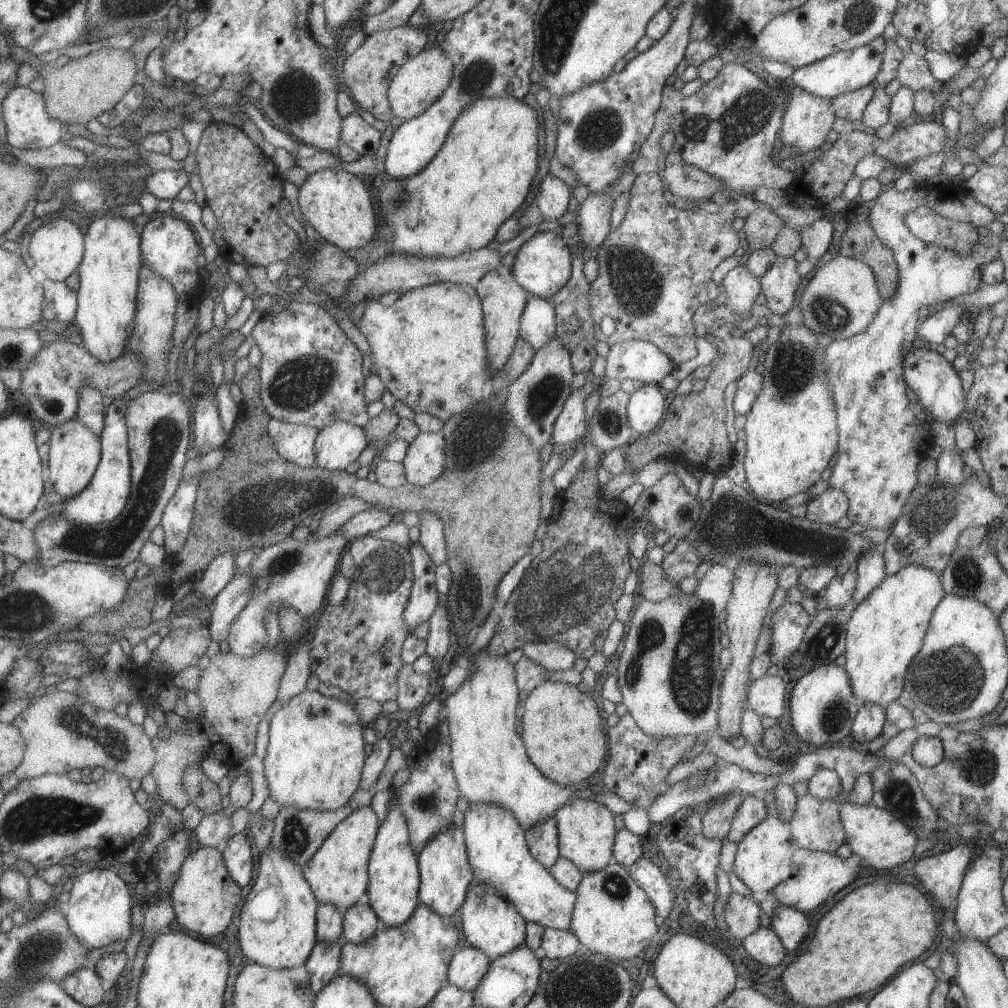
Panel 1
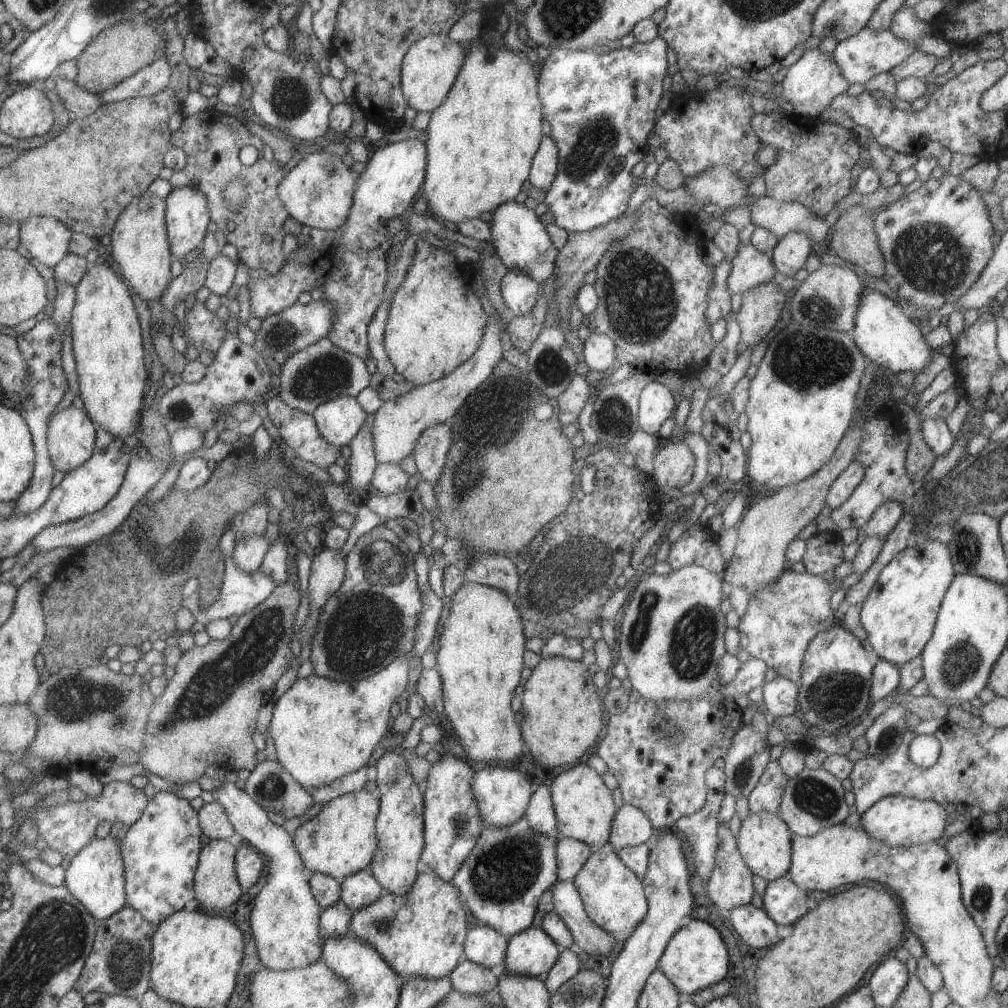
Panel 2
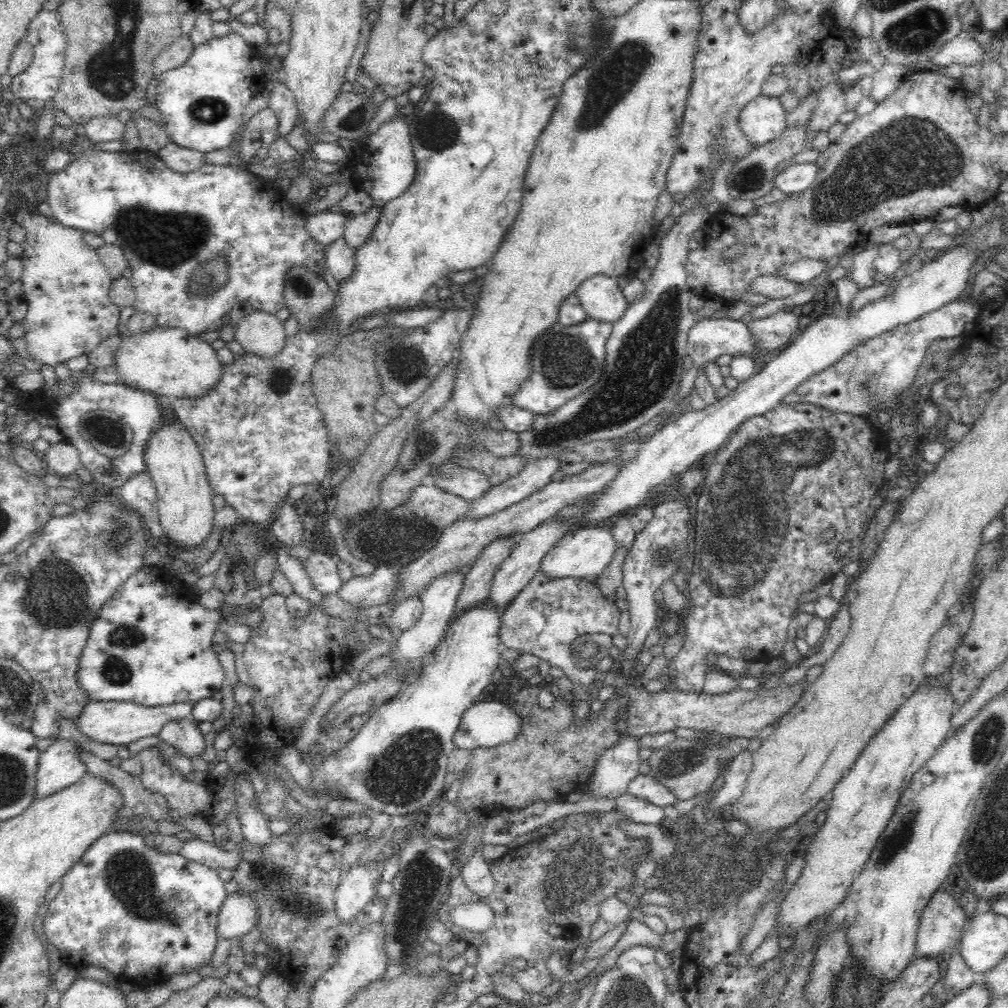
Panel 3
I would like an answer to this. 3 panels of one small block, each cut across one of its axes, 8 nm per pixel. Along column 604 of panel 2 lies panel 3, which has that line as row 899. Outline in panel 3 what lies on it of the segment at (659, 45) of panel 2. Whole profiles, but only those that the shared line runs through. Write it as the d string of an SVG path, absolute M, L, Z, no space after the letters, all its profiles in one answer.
M112 831L104 833L98 840L94 842L86 852L82 853L80 860L64 873L60 878L62 888L48 905L47 916L43 920L43 934L47 940L58 948L62 960L83 967L97 966L104 968L112 974L127 974L132 978L144 978L144 980L154 980L154 984L167 984L167 980L174 974L182 974L182 972L190 972L200 968L202 964L209 964L212 960L212 952L217 942L218 934L216 934L216 914L218 914L218 906L222 904L222 900L226 898L226 890L224 889L224 880L218 876L216 869L208 868L204 864L200 864L184 858L180 853L163 853L155 849L155 844L145 839L140 834L130 834L128 831Z

